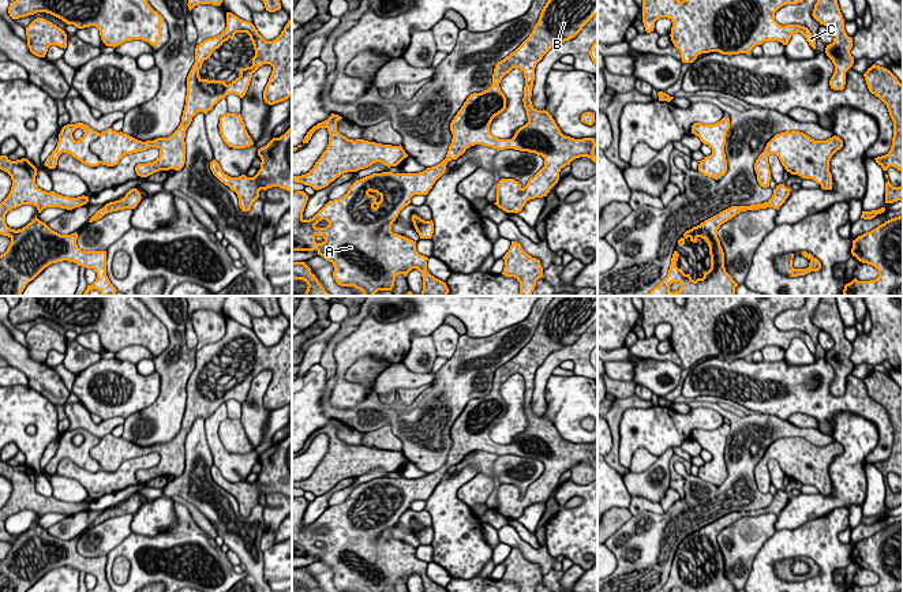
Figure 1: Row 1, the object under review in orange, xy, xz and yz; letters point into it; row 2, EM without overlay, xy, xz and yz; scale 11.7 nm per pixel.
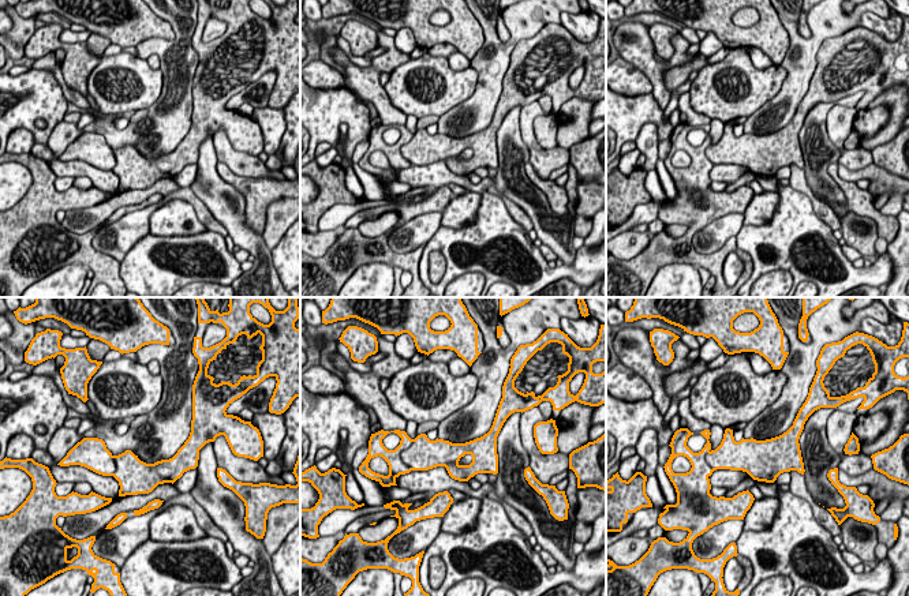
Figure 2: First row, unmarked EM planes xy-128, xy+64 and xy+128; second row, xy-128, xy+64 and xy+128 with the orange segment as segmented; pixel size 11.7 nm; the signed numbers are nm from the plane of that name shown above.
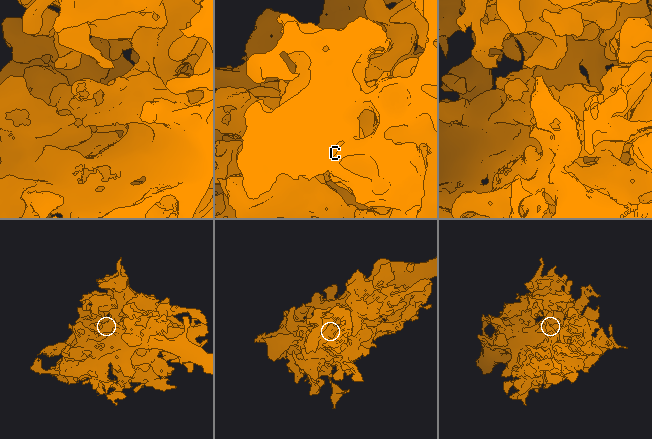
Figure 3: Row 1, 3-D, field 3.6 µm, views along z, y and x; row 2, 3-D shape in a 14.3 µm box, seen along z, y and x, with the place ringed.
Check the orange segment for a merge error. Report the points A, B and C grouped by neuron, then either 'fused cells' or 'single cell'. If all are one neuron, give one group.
A B C | single cell

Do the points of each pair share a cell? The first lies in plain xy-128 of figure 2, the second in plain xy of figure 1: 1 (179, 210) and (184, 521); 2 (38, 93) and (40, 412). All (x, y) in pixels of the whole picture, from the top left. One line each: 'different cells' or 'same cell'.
1: different cells
2: same cell

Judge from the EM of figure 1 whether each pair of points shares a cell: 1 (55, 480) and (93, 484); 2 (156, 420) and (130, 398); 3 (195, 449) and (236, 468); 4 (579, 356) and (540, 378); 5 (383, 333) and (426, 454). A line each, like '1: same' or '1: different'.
1: different
2: different
3: different
4: same
5: different

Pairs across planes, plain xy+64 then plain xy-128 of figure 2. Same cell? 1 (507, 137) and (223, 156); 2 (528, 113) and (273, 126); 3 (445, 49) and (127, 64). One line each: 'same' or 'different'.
1: different
2: different
3: different

